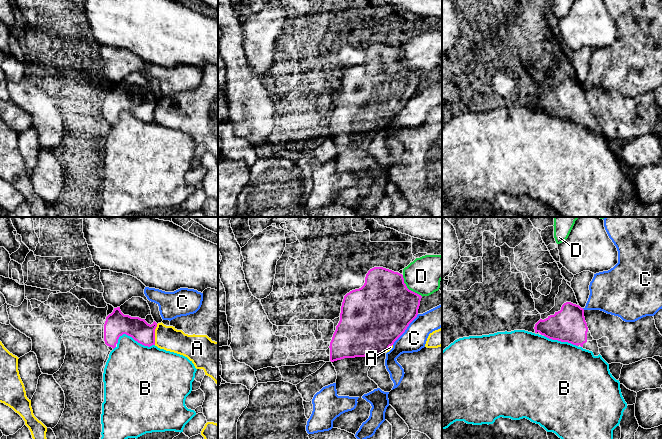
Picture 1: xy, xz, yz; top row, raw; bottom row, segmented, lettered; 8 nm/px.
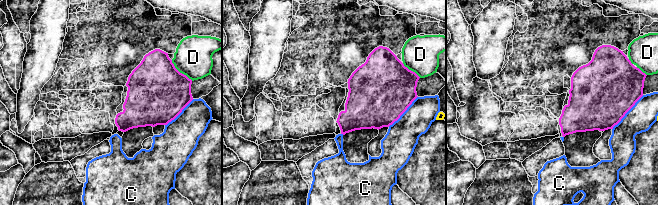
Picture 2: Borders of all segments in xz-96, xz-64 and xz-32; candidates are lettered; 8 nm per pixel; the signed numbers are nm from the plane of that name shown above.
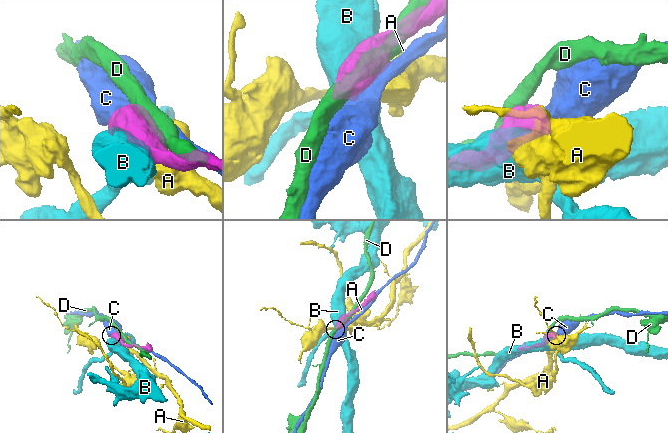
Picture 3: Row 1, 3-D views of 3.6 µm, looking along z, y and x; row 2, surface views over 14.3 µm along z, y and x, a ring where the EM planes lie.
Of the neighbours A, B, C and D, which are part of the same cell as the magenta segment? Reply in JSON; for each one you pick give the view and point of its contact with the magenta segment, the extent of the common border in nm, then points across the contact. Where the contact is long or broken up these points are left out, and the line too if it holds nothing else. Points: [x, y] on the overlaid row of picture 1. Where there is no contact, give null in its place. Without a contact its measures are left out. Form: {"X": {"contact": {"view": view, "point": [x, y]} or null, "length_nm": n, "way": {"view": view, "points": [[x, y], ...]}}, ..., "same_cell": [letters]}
{"same_cell": []}

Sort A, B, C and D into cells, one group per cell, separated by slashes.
A / B / C / D

